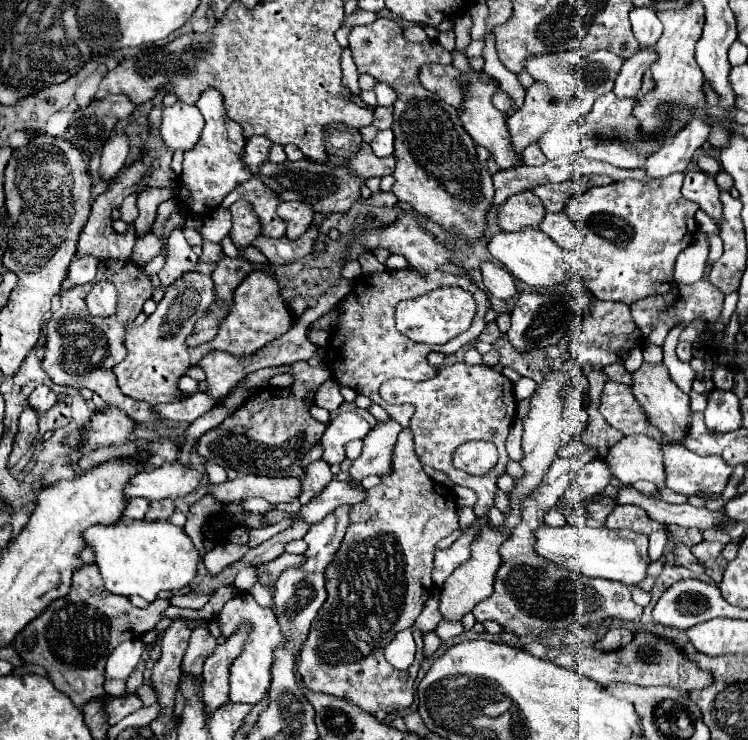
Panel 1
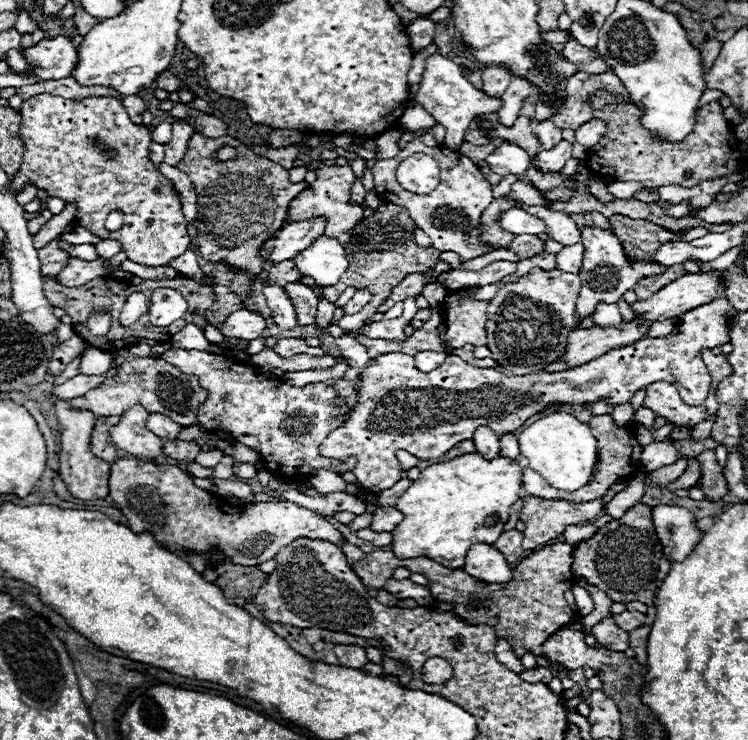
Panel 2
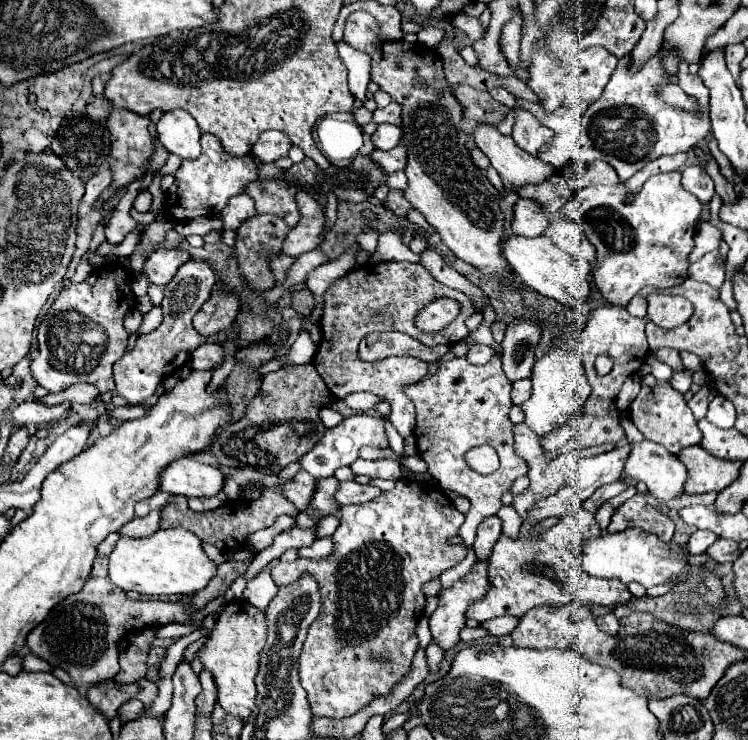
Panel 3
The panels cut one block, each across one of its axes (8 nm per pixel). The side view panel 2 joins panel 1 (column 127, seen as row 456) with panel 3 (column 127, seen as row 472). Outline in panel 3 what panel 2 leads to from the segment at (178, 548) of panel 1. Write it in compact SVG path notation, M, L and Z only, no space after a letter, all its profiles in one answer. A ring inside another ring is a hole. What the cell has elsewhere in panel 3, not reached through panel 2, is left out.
M170 528L158 530L154 536L130 540L120 536L110 558L110 580L122 590L138 590L148 596L192 596L206 588L206 584L216 576L218 564L208 558L202 550L202 540L196 538L190 530Z

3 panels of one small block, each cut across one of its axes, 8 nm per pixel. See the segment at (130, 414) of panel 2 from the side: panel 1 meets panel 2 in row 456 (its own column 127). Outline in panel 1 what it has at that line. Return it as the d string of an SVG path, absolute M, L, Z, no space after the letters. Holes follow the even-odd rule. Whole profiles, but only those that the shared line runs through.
M114 132L106 142L100 158L100 170L98 176L104 182L110 182L110 178L116 176L116 172L124 166L128 158L128 136L124 132Z

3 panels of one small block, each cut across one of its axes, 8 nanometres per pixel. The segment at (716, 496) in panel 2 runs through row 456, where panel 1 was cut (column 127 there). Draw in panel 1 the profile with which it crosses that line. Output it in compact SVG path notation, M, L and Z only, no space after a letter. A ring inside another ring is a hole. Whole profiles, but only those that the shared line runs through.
M126 696L126 698L110 698L106 702L106 712L110 716L110 724L118 724L124 716L136 712L142 708L142 700L138 696Z

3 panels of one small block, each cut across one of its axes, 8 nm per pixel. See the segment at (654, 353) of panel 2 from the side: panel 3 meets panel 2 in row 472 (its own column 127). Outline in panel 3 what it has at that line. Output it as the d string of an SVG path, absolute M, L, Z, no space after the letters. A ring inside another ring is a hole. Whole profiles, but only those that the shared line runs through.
M188 260L186 264L182 264L182 268L178 268L176 276L166 284L166 290L164 290L162 324L154 332L150 332L146 336L138 336L134 350L124 354L122 360L118 360L118 364L114 364L114 384L116 384L116 392L120 396L124 396L132 404L146 400L148 396L154 396L154 390L158 388L158 384L168 374L172 374L178 366L182 366L198 346L206 344L206 340L214 340L216 344L220 344L226 340L228 334L232 334L234 328L230 328L228 332L222 332L218 336L204 338L192 328L192 316L212 296L212 288L216 282L218 282L216 272L214 272L212 264L206 260Z

